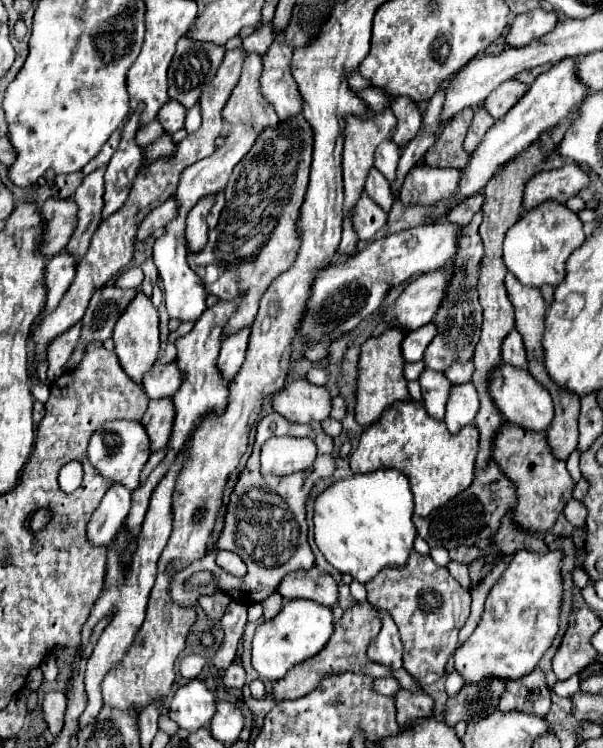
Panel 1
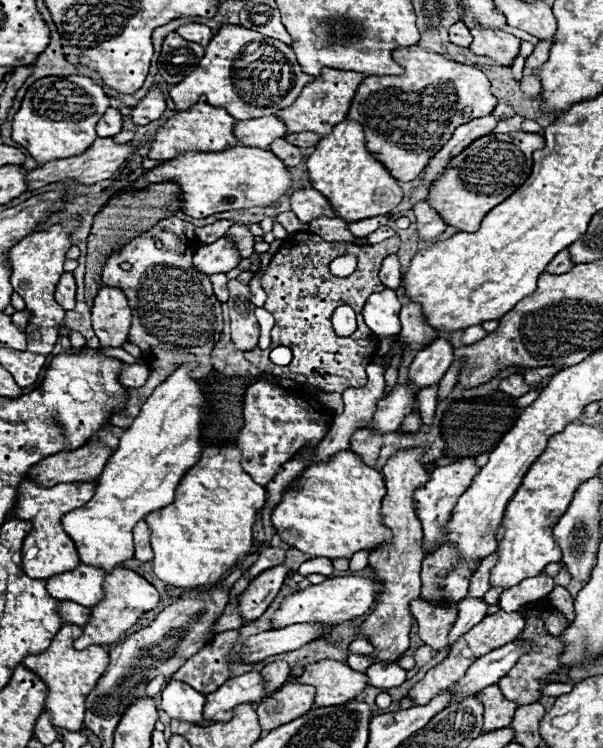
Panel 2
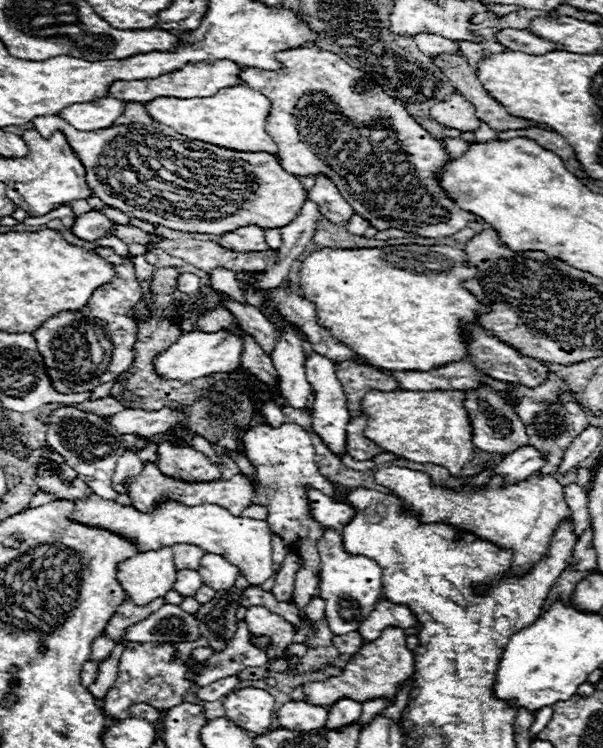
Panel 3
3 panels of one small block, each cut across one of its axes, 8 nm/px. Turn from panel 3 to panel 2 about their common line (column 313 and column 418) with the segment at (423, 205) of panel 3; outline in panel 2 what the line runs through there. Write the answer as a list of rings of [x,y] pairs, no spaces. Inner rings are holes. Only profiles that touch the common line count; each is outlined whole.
[[[420,46],[398,48],[392,56],[406,72],[402,76],[364,78],[352,100],[348,120],[364,126],[366,148],[392,170],[392,176],[400,182],[410,182],[418,178],[428,160],[450,140],[458,126],[492,114],[498,100],[492,94],[488,76],[476,66],[448,60]]]

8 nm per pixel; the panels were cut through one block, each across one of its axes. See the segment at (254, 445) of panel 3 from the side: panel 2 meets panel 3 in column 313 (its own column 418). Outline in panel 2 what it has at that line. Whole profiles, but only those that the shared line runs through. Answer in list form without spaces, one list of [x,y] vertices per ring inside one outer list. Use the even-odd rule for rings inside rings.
[[[408,448],[398,450],[394,456],[388,458],[388,462],[382,468],[384,480],[386,480],[386,496],[382,500],[382,514],[384,524],[392,530],[392,542],[380,544],[376,550],[370,552],[368,564],[374,570],[376,580],[384,584],[384,590],[380,590],[376,610],[366,618],[360,632],[366,640],[372,642],[374,652],[370,656],[376,658],[376,662],[394,662],[400,658],[400,654],[408,648],[410,640],[408,634],[412,630],[412,612],[410,602],[420,598],[420,566],[424,560],[422,552],[422,524],[414,510],[414,492],[420,488],[420,484],[430,480],[430,472],[426,464],[422,462],[424,448]]]

